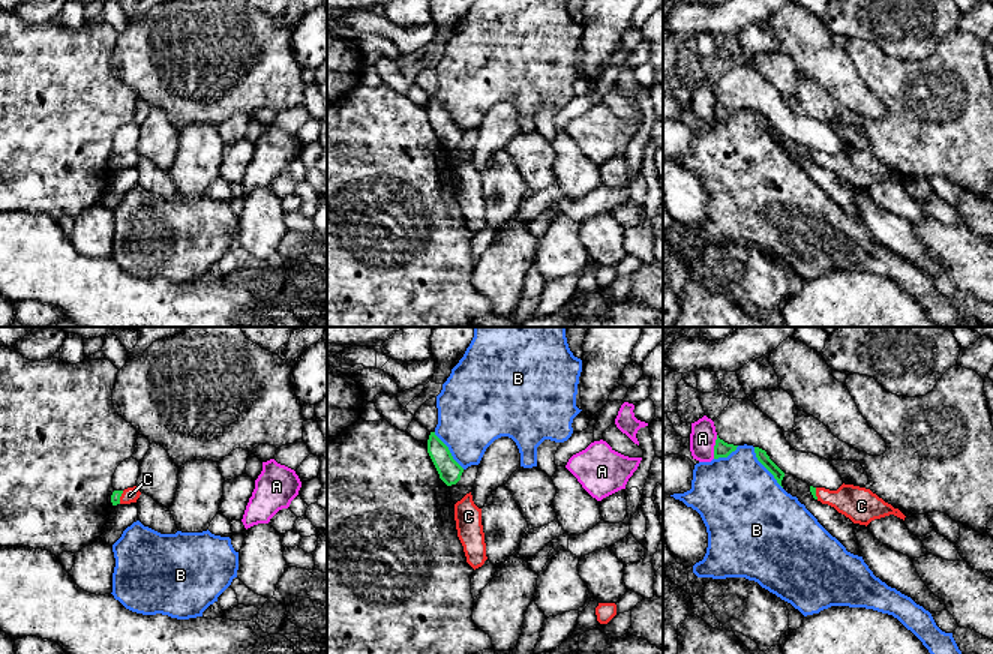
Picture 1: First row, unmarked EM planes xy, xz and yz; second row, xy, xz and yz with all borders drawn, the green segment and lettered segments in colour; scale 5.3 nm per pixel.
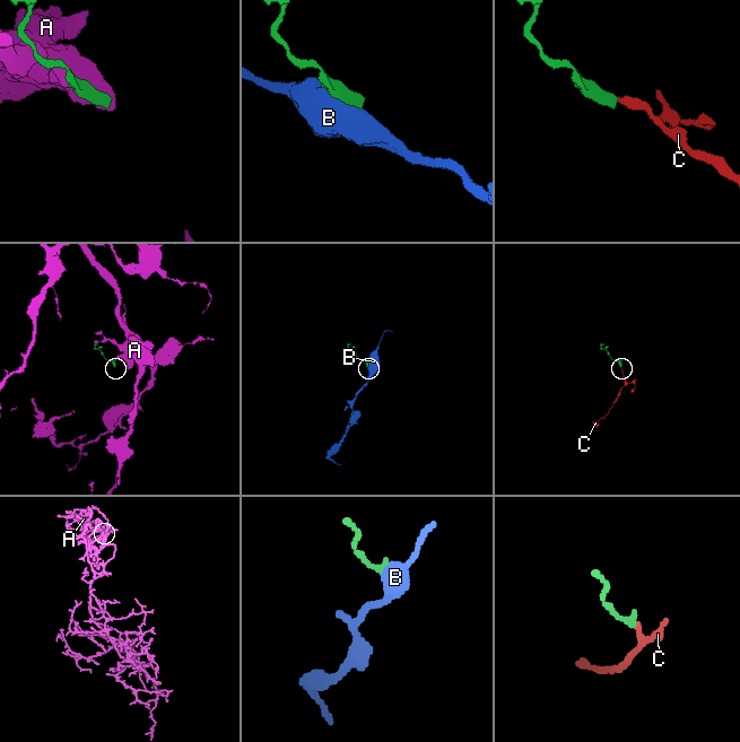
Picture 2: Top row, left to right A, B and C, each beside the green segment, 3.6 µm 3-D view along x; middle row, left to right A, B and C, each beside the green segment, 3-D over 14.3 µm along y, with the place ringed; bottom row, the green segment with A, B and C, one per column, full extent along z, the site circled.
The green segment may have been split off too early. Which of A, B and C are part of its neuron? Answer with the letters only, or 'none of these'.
C

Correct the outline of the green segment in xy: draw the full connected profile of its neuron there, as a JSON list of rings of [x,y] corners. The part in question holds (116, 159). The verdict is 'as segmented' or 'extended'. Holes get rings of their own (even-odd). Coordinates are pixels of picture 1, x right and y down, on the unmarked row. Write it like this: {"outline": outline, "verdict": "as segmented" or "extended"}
{"outline": [[[136,150],[128,152],[124,154],[114,154],[111,159],[111,166],[112,170],[136,166],[140,159],[141,156],[138,154]]], "verdict": "extended"}

